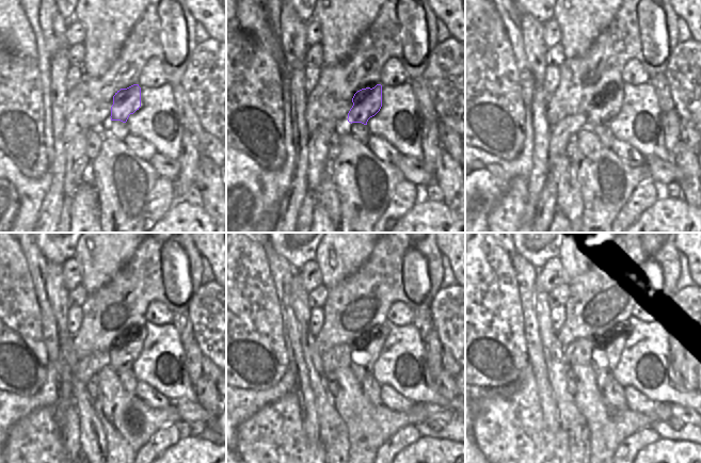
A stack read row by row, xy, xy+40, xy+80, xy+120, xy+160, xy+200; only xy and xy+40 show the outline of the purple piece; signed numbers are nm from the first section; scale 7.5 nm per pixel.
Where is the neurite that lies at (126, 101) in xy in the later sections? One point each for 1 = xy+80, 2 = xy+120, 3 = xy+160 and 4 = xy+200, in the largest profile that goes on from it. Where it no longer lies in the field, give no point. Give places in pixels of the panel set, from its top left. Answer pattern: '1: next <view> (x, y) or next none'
1: next xy+80 (604, 110)
2: next xy+120 (123, 356)
3: next xy+160 (362, 358)
4: next xy+200 (604, 361)

